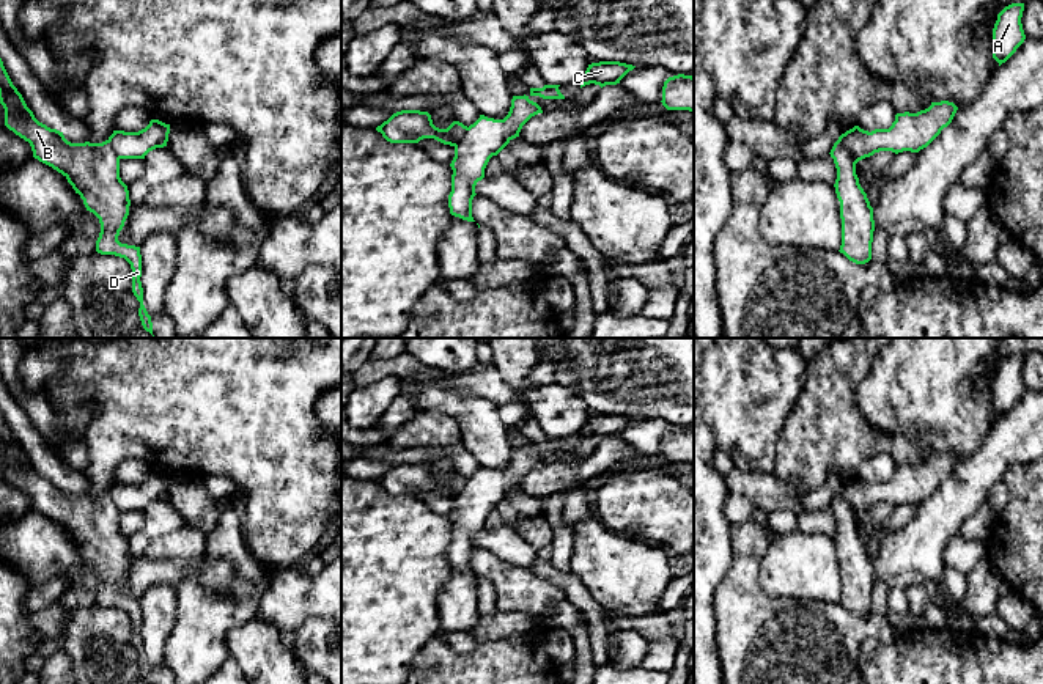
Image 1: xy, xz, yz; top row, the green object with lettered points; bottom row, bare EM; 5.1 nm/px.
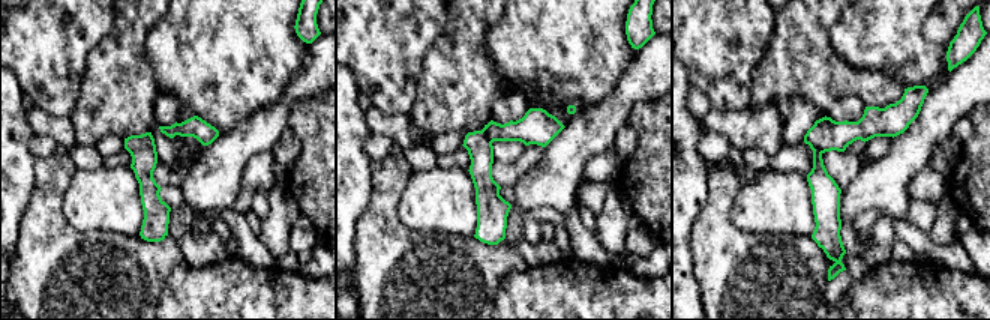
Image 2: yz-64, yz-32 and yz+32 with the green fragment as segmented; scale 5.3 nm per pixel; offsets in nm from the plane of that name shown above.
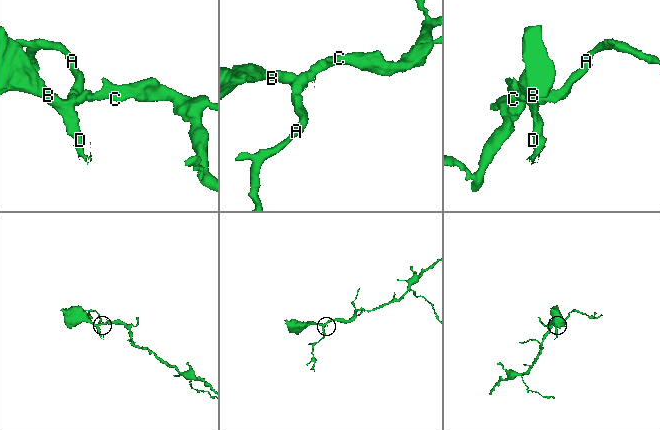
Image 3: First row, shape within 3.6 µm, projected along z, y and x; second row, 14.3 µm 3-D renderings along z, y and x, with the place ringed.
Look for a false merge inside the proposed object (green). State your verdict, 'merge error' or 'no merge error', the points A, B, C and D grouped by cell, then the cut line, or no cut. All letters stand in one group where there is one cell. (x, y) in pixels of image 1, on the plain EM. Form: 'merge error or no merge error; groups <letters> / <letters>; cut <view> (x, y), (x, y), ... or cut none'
merge error; groups A C / B D; cut yz (837, 492), (858, 513)

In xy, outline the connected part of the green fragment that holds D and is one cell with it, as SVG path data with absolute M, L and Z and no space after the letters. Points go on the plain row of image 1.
M0 410L0 456L5 478L30 495L33 509L61 525L80 547L87 563L101 576L96 604L124 610L132 621L132 645L140 654L138 668L153 684L151 668L143 657L140 599L121 596L120 583L129 568L129 542L120 530L120 509L109 492L71 495L63 484L39 475L13 437Z

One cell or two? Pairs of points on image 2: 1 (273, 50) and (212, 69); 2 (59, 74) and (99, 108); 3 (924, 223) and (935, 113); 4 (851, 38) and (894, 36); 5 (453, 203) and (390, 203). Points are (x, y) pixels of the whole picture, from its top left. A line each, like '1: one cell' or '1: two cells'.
1: one cell
2: two cells
3: two cells
4: one cell
5: two cells

